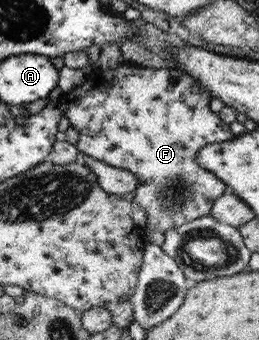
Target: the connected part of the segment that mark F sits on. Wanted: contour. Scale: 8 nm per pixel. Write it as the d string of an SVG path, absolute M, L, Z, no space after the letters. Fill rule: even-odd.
M120 64L116 68L109 70L108 77L99 72L90 73L88 78L84 80L78 87L71 89L65 93L67 100L71 102L70 107L63 110L62 116L69 121L69 126L73 127L73 130L77 132L77 142L75 148L79 154L90 156L92 159L100 160L105 164L111 165L115 168L121 168L134 174L134 177L138 180L138 187L134 190L134 197L130 200L131 206L134 211L139 208L143 208L146 216L146 226L151 230L158 230L159 232L165 232L170 228L175 228L180 224L191 222L196 218L207 216L211 210L213 203L219 195L227 191L226 184L223 184L219 178L217 178L212 172L207 169L201 168L196 161L198 150L203 148L206 144L220 143L226 140L231 140L235 135L229 131L228 124L222 122L217 114L213 114L209 109L210 96L207 89L201 86L198 82L195 82L189 75L186 75L179 69L155 69L152 67L141 67L133 64Z

